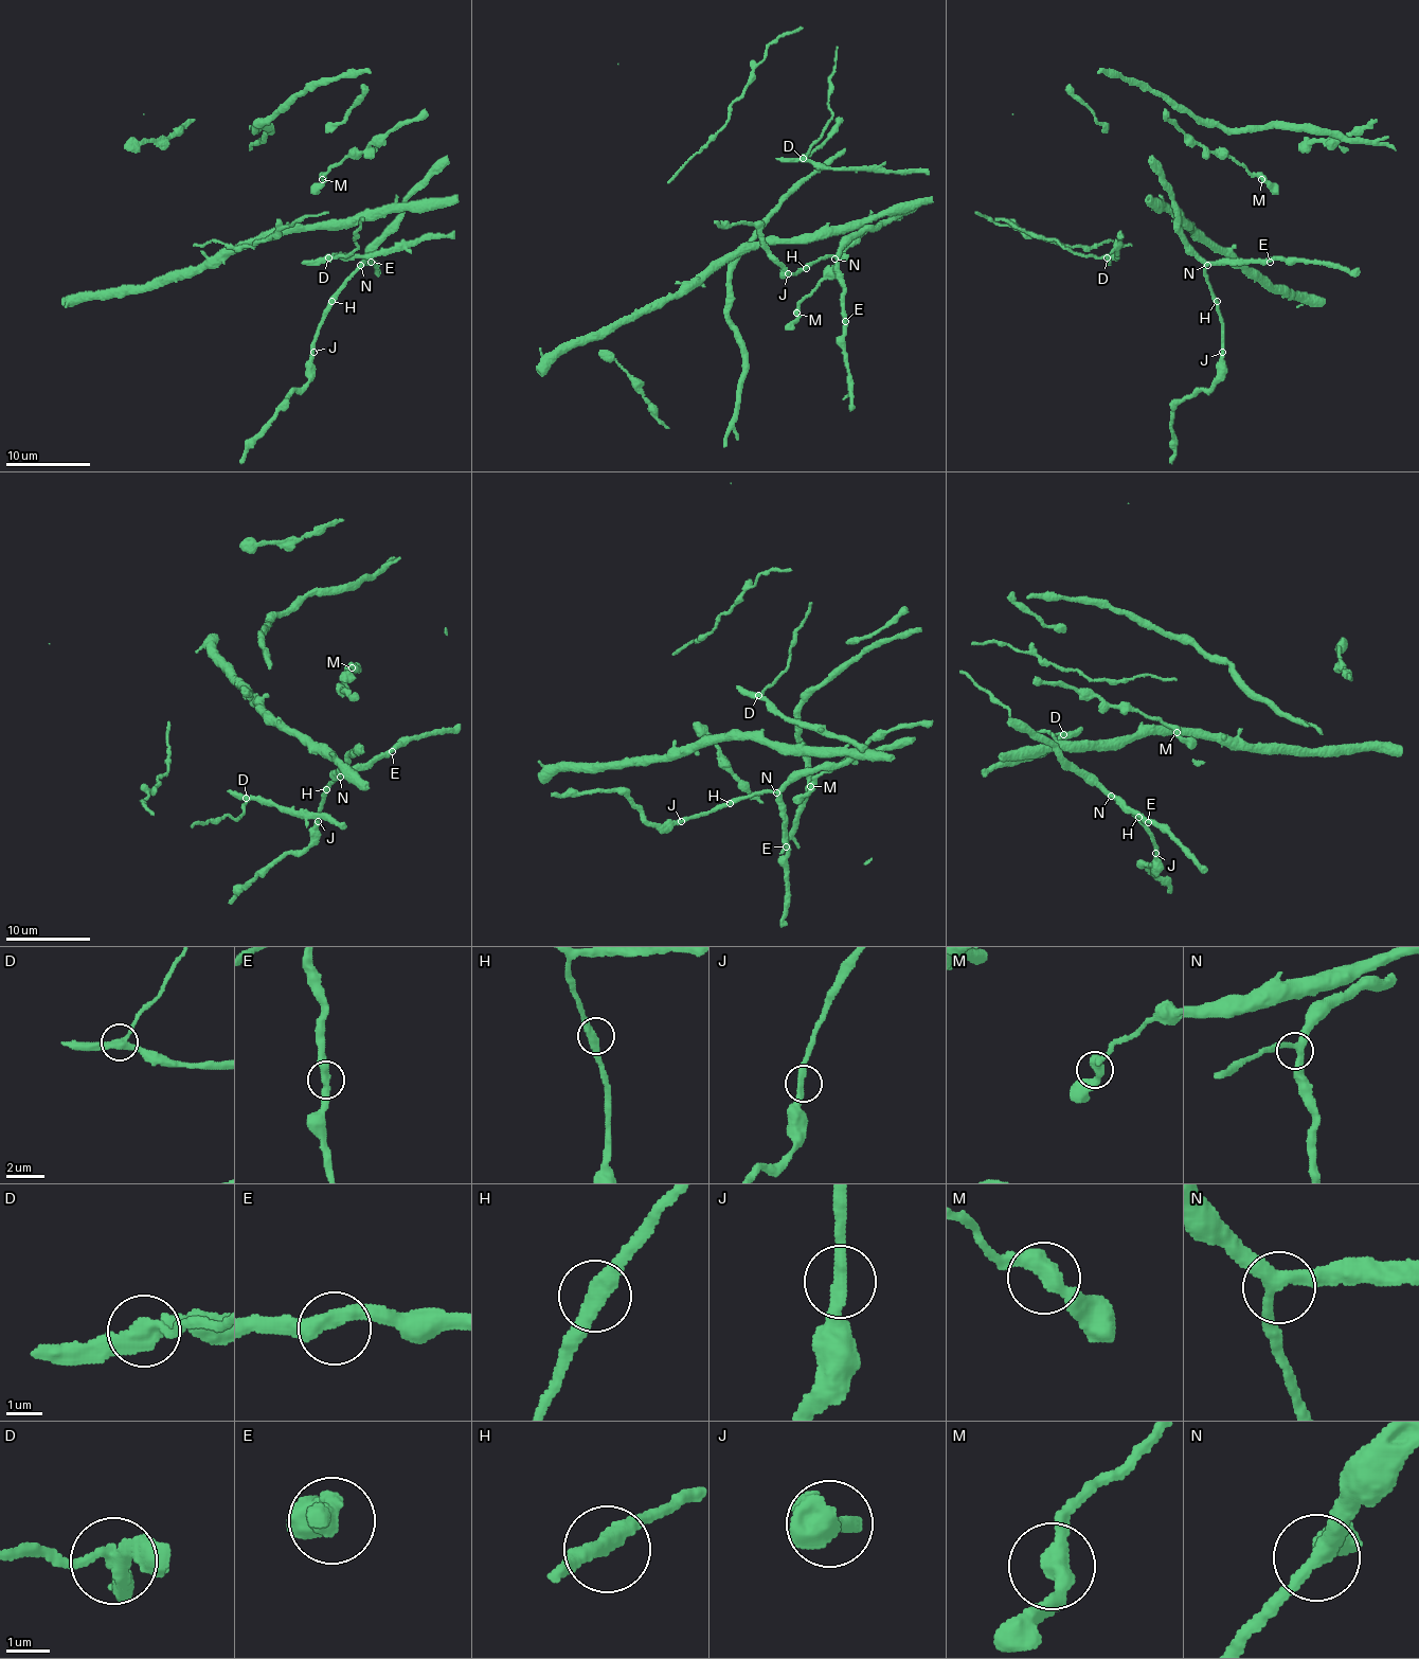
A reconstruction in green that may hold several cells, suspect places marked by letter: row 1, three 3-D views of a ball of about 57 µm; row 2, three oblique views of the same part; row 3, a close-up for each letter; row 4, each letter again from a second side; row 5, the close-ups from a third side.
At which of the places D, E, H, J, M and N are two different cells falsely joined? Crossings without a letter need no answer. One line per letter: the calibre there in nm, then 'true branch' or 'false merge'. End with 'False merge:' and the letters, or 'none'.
D: 360 nm thick; false merge
E: 400 nm thick; true branch
H: 420 nm thick; true branch
J: 320 nm thick; true branch
M: 440 nm thick; true branch
N: 340 nm thick; true branch
False merge: D

